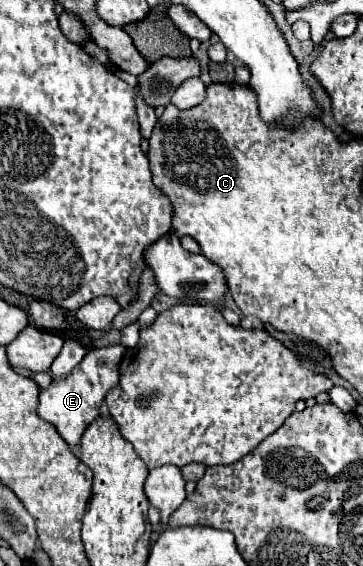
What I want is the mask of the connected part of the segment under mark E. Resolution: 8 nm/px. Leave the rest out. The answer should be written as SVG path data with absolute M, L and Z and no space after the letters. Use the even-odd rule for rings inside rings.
M122 344L92 350L84 356L80 366L76 366L76 370L68 378L52 380L48 388L40 390L38 416L48 420L70 448L80 446L80 438L84 430L100 416L100 408L102 408L106 394L118 386L118 380L120 380L118 366L122 362L124 352L126 348Z

